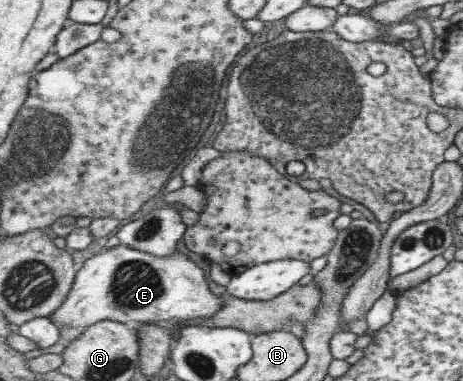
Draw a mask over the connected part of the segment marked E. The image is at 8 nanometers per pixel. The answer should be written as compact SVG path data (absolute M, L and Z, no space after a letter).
M123 243L111 249L103 249L84 263L77 274L76 284L65 305L50 318L53 323L65 331L69 325L91 328L92 325L105 320L138 324L140 322L169 321L169 319L211 318L216 317L225 306L226 299L223 295L211 291L205 271L183 253L176 251L172 255L153 255L141 249L133 249L132 245Z

